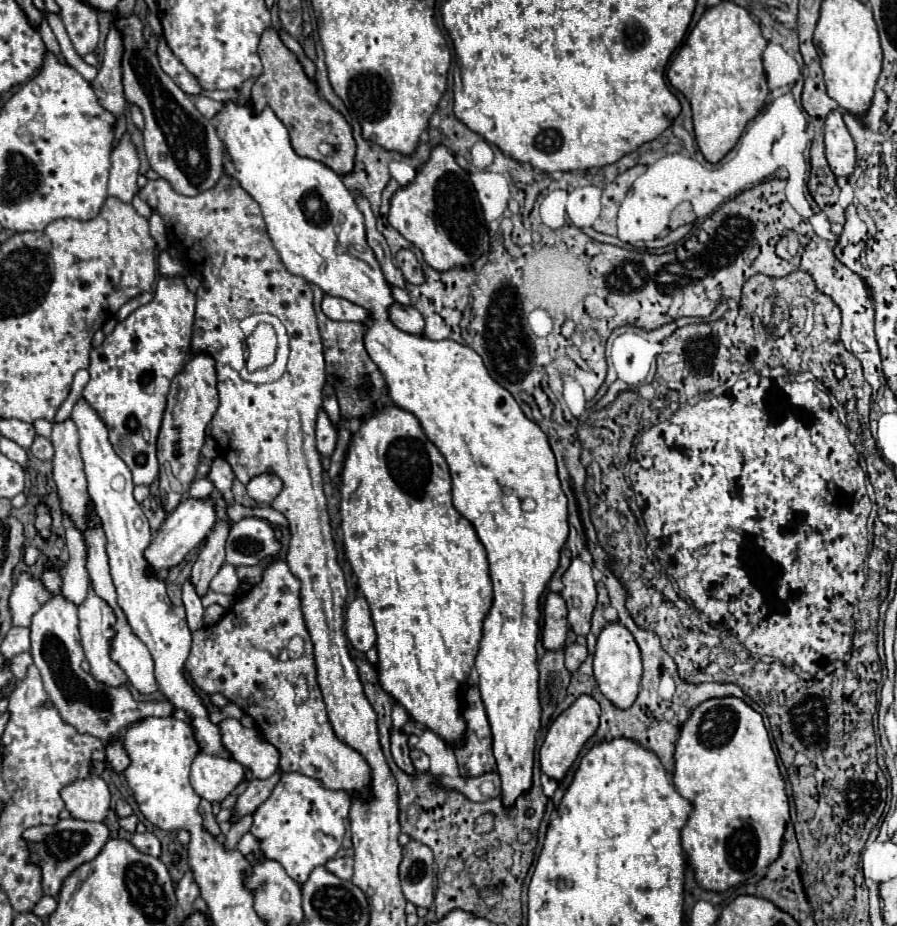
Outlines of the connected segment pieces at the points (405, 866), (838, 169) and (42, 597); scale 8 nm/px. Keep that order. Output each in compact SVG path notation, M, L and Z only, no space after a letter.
M409 841L403 847L403 861L399 865L401 889L407 901L417 907L431 907L433 903L433 853L419 841Z
M831 111L825 121L825 155L835 177L849 177L855 169L855 145L843 123L841 111Z
M19 573L9 595L11 625L29 627L33 615L53 597L53 593L29 573Z

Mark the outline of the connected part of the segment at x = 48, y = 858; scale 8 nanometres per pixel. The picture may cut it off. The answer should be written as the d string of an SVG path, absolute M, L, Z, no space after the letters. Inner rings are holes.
M63 819L57 825L39 825L23 833L31 843L31 861L43 869L43 891L49 897L57 897L63 881L83 863L95 859L103 845L109 841L111 831L105 823L81 821L81 819ZM101 835L101 839L99 839Z

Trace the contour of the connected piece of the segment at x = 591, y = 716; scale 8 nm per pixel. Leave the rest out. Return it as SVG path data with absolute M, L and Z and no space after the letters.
M581 695L567 711L563 711L549 727L547 731L547 737L545 737L545 743L541 747L541 771L555 779L555 781L561 781L567 771L571 769L571 765L575 763L579 751L583 749L583 745L595 735L597 727L599 727L599 703L589 697L589 695Z

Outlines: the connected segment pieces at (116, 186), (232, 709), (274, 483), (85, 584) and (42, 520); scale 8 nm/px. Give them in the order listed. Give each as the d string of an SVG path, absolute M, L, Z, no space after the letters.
M125 133L119 145L111 153L111 173L109 173L109 195L125 203L131 203L137 187L139 175L139 157L131 143L131 137Z
M229 703L227 707L223 707L221 711L217 711L217 713L211 713L211 721L215 721L215 723L221 723L223 719L227 719L227 717L241 717L241 709L235 705L235 703Z
M261 473L255 475L249 483L247 483L247 495L251 499L255 499L257 503L271 503L279 491L281 491L281 479L273 473Z
M63 513L63 527L65 527L65 543L69 545L69 563L65 565L61 575L63 579L61 595L73 605L81 605L89 591L89 577L85 569L85 543L81 541L79 529L65 513Z
M39 505L39 507L37 507L37 521L35 521L35 527L37 527L37 531L39 531L41 537L49 537L49 525L51 525L49 509L47 509L47 505Z

